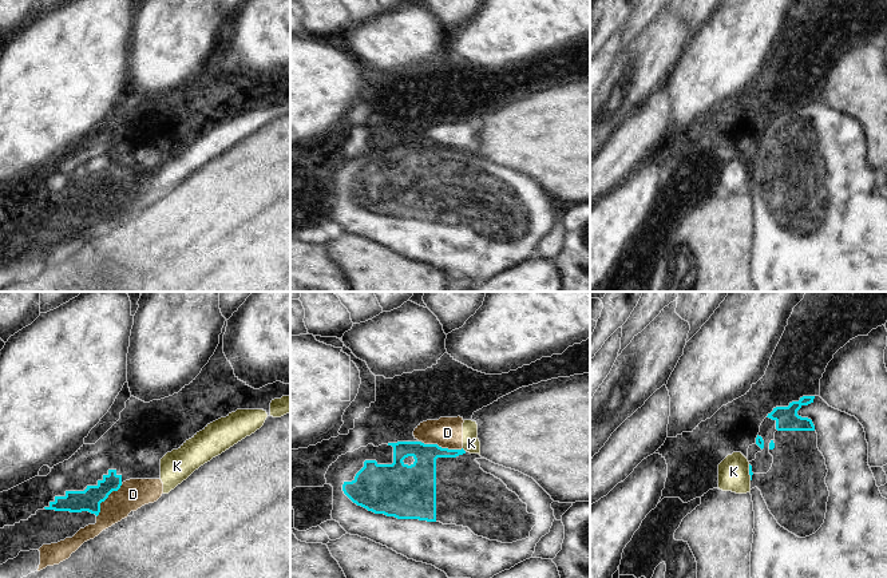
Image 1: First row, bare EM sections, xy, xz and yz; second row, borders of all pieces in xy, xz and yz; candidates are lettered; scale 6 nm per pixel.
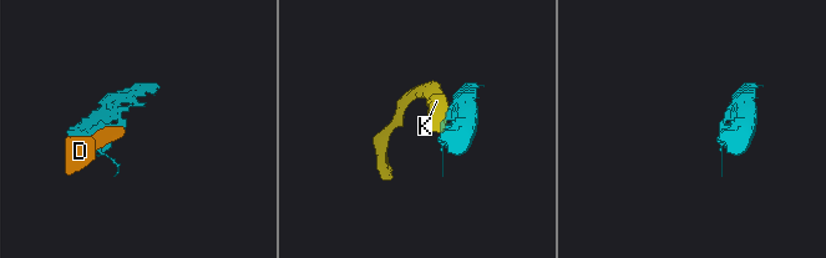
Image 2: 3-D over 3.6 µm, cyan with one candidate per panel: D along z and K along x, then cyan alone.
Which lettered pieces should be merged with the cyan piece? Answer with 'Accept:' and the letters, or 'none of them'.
Accept: none of them

